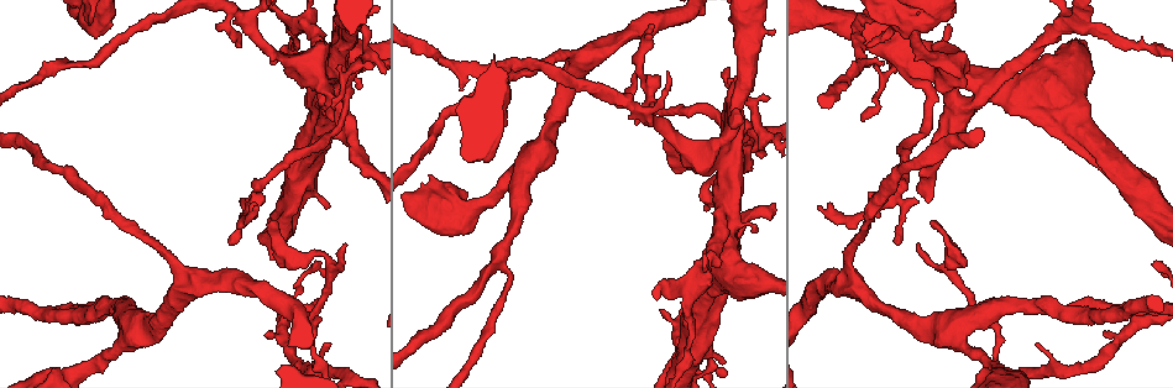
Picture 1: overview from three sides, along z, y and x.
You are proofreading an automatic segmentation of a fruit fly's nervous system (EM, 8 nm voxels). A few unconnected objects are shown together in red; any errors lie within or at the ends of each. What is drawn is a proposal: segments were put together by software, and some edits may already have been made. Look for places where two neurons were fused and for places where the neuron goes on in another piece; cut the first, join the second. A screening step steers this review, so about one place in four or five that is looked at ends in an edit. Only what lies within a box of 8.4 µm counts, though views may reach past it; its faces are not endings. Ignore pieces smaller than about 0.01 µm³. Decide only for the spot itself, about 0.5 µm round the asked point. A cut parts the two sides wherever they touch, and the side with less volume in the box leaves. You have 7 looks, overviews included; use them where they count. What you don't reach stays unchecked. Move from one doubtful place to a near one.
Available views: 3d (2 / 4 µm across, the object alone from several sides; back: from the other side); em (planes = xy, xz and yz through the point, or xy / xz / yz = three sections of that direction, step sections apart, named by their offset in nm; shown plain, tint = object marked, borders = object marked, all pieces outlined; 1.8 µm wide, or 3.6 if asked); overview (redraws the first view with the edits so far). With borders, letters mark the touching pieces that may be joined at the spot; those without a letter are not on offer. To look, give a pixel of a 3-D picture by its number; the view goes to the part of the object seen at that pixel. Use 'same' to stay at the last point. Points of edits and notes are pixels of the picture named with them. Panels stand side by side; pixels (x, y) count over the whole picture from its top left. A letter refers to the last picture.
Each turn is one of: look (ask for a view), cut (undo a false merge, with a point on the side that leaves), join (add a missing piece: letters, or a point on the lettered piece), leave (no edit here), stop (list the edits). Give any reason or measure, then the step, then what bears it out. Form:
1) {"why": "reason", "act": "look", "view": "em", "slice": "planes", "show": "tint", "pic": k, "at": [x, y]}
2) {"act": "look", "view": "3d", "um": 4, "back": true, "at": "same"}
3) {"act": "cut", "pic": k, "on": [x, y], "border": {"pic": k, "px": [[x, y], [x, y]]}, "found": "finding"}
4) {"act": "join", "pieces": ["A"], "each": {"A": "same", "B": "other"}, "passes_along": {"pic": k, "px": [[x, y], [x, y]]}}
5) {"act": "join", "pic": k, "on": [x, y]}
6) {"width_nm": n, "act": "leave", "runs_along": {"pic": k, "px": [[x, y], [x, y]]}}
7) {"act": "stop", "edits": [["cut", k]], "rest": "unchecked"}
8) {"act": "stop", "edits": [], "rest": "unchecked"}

{"why": "sudden change in width", "act": "look", "view": "3d", "um": 4, "pic": 1, "at": [332, 65]}

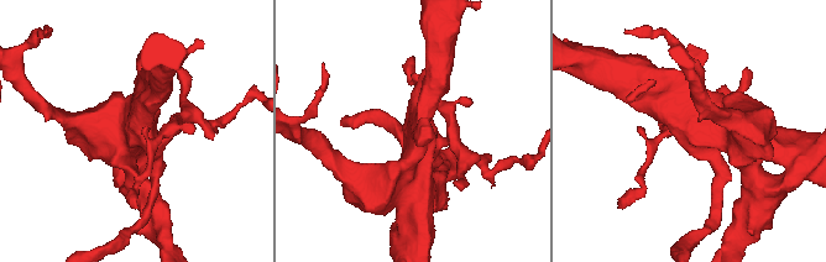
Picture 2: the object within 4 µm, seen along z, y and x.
{"why": "need the tissue", "act": "look", "view": "em", "slice": "planes", "show": "borders", "pic": 2, "at": [700, 132]}

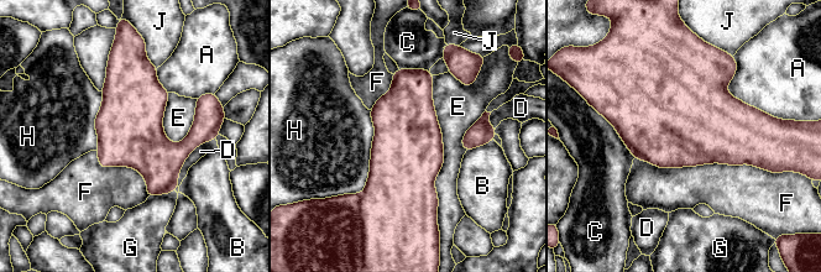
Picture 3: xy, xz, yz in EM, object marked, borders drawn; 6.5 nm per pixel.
{"act": "cut", "pic": 3, "on": [385, 187], "each": {"A": "other", "B": "other", "C": "other", "D": "other", "E": "other", "F": "other", "G": "other", "H": "other", "J": "other"}, "border": {"pic": 3, "px": [[372, 116], [403, 120], [406, 220]]}, "found": "a second neuron is stuck on"}

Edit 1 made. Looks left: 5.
{"why": "three-way junction", "act": "look", "view": "em", "slice": "planes", "show": "plain", "pic": 1, "at": [495, 259]}

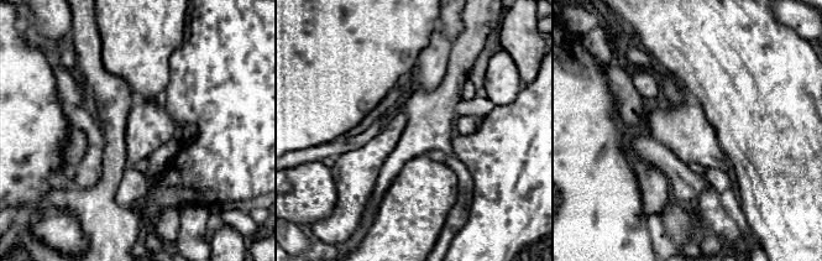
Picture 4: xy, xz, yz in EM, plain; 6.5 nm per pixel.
{"why": "what lies round it", "act": "look", "view": "em", "slice": "planes", "show": "borders", "at": "same"}

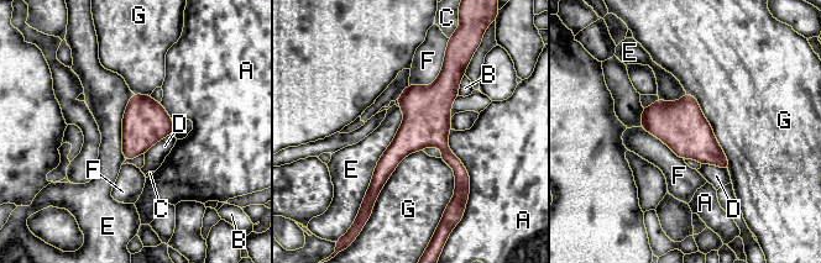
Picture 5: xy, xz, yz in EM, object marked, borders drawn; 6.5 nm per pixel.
{"act": "leave", "each": {"A": "other", "B": "other", "C": "other", "D": "other", "E": "other", "F": "other", "G": "other"}, "found": "all the same neuron"}

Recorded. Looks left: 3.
{"act": "stop", "edits": [["cut", 3]], "rest": "unchecked"}

